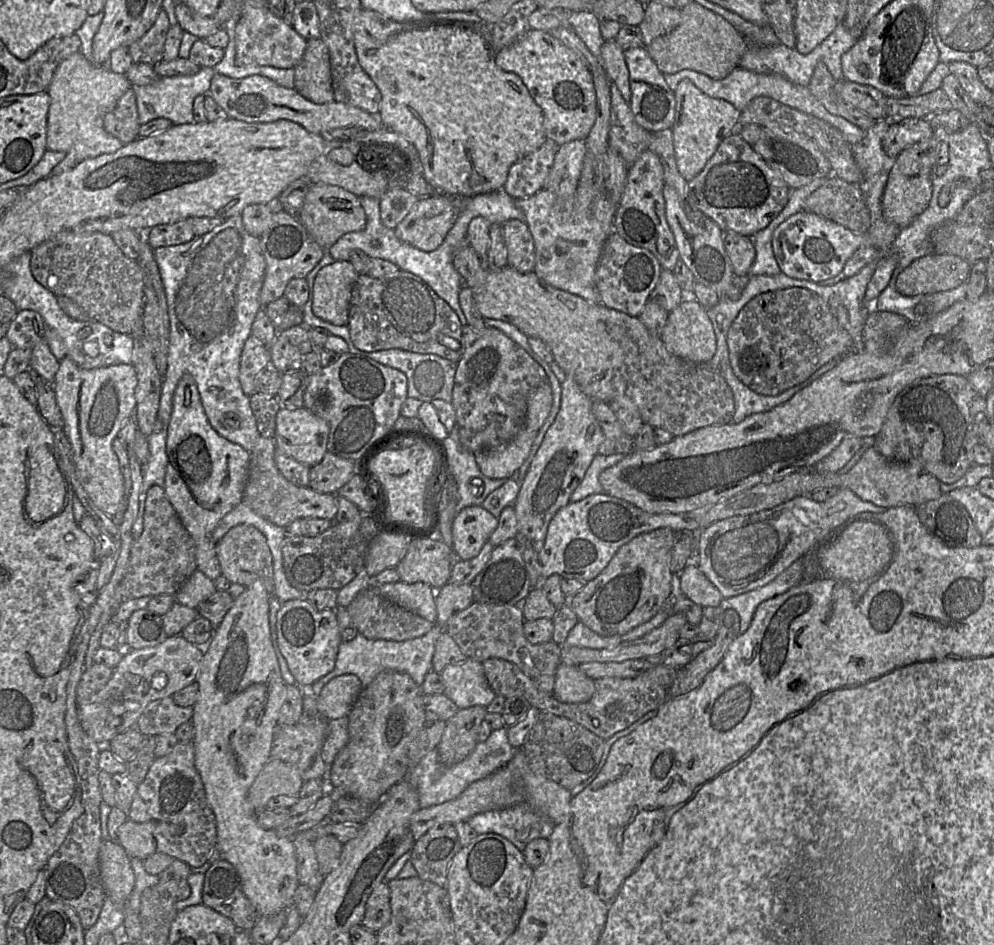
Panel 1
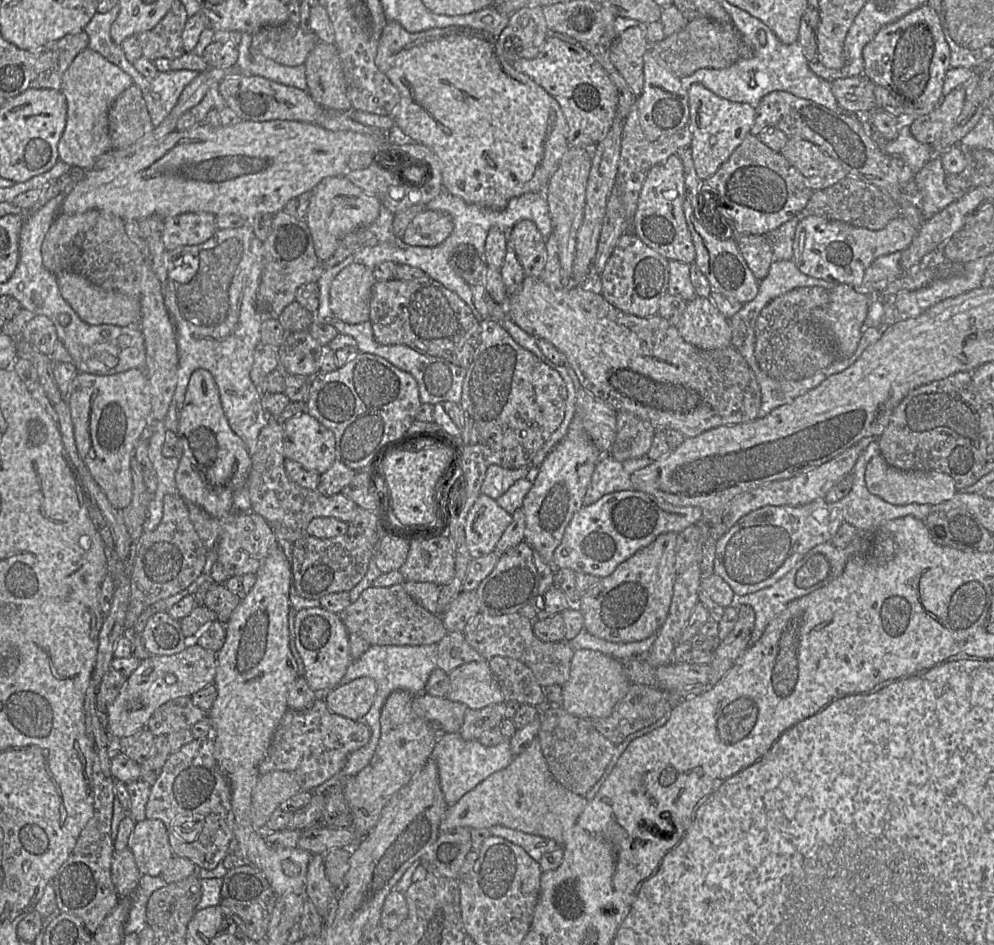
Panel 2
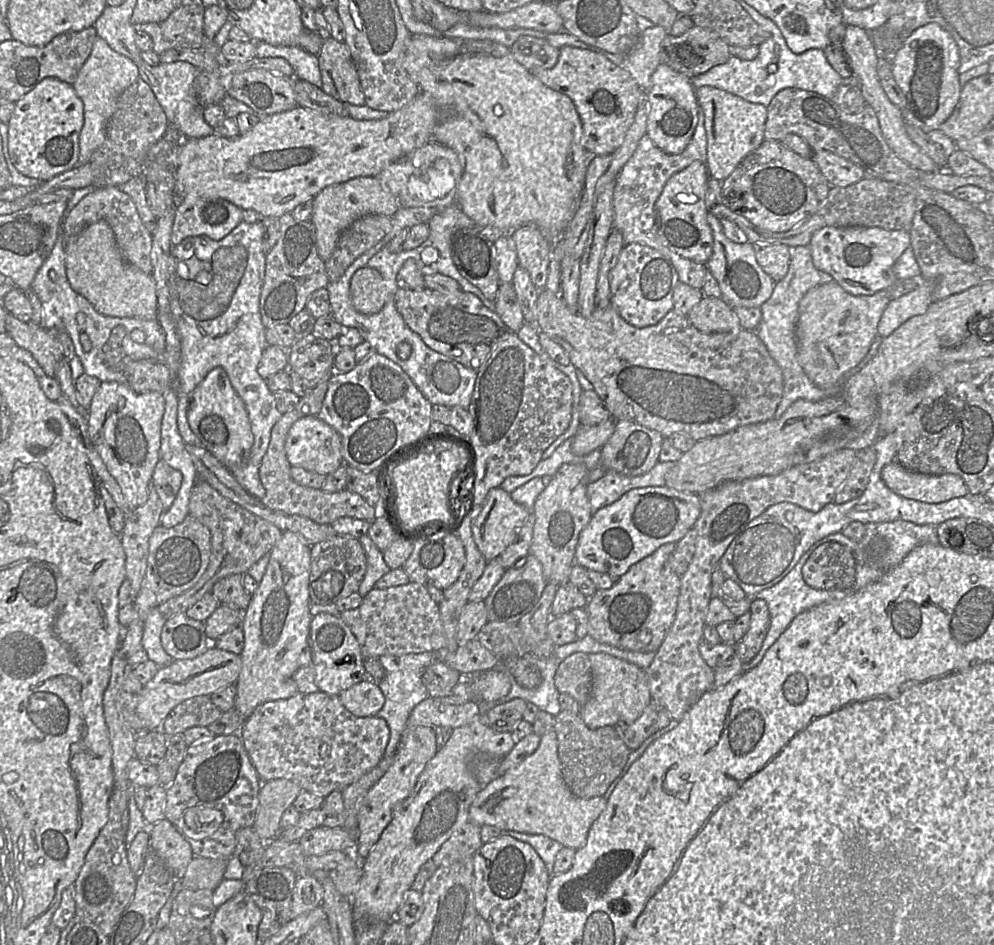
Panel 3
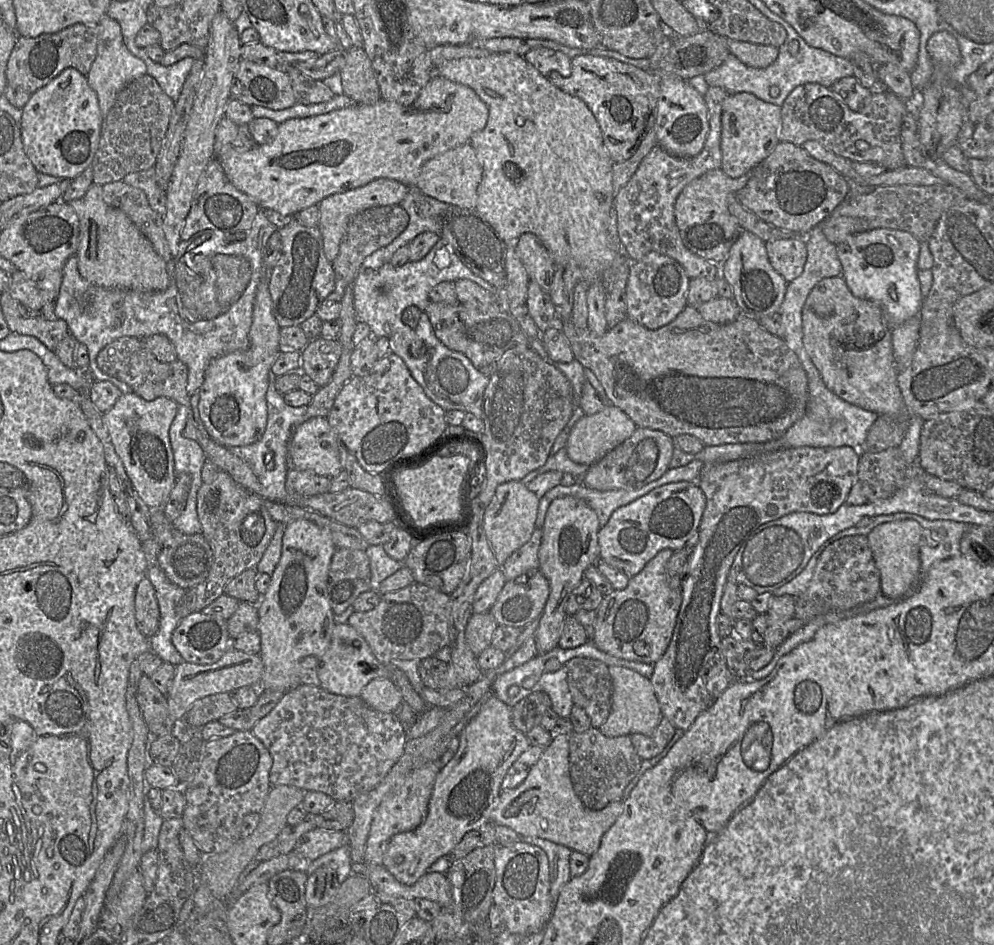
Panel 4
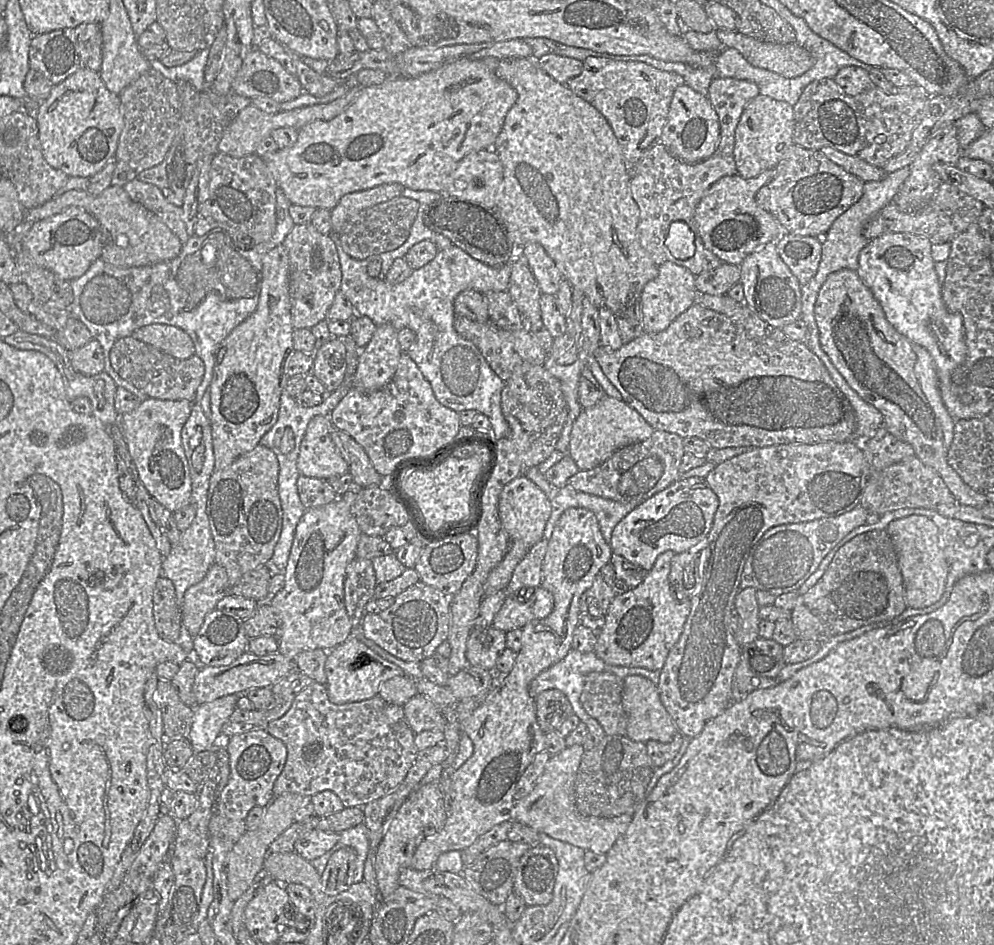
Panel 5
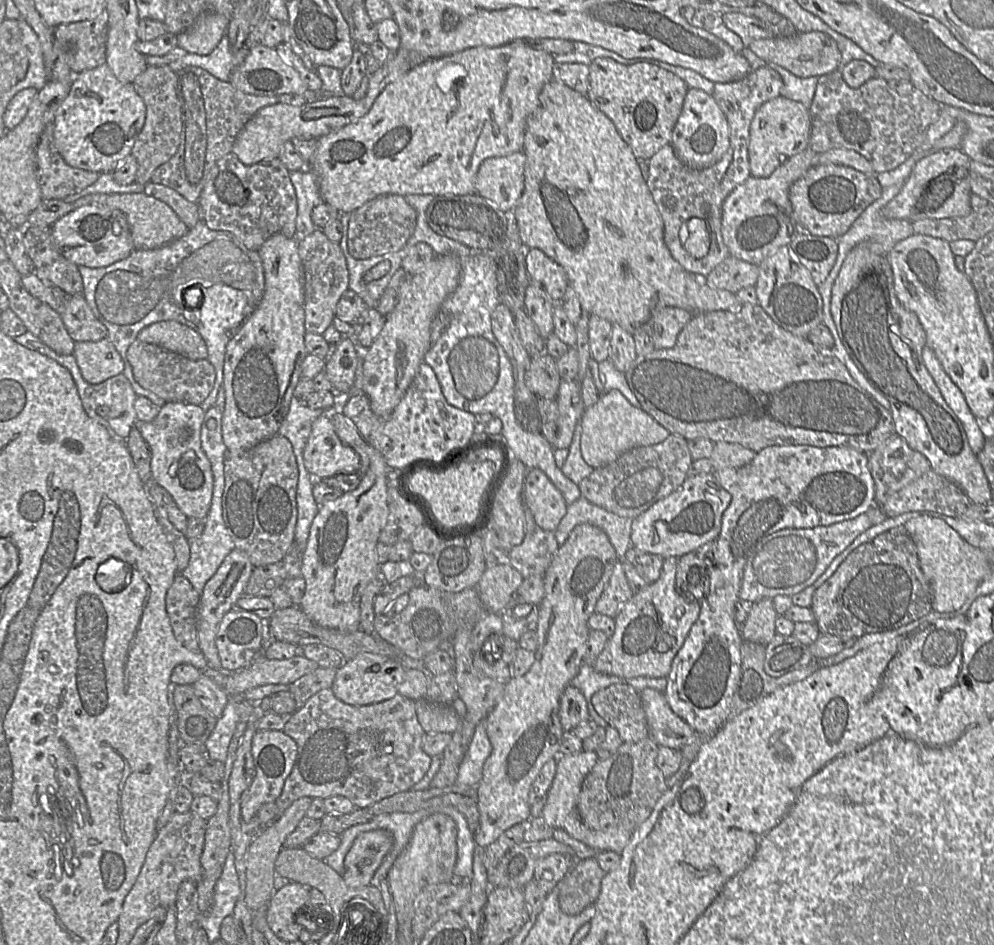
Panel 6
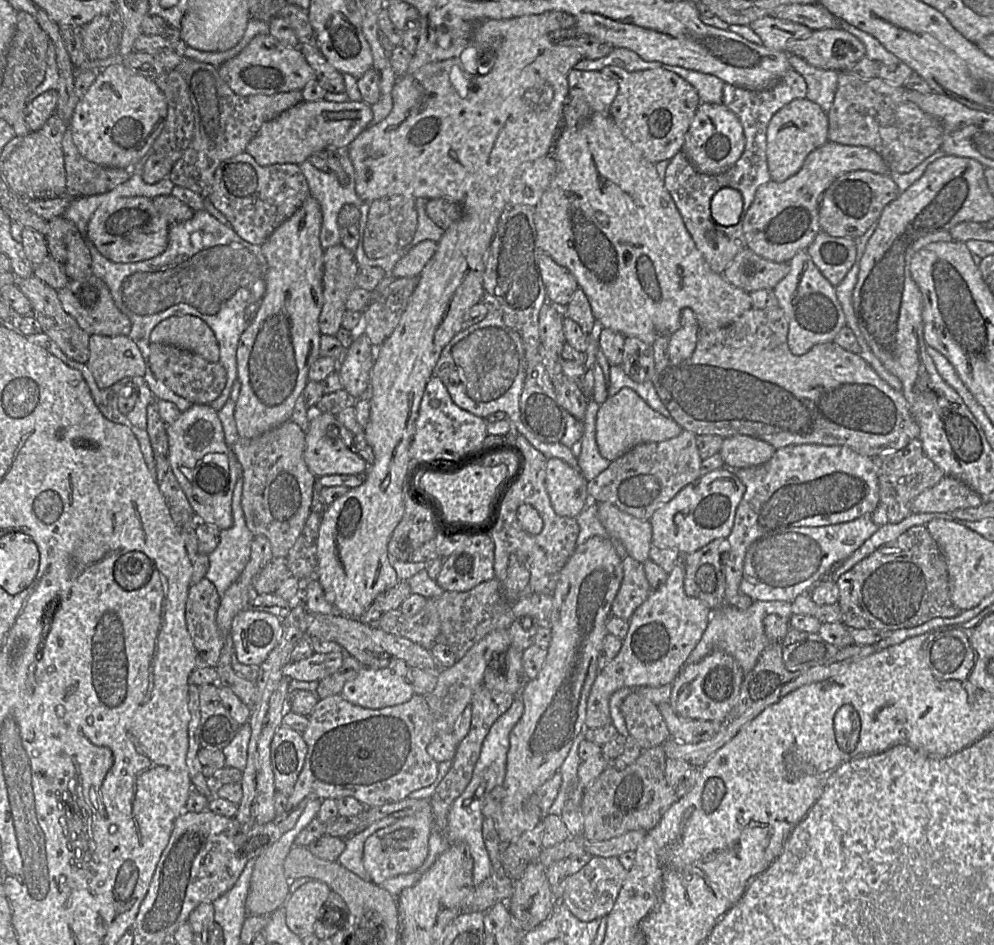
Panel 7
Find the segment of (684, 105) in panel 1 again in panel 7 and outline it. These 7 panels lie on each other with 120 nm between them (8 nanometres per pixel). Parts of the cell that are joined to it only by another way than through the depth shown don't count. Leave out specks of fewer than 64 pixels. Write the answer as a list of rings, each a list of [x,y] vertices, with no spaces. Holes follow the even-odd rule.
[[[806,98],[794,99],[772,116],[767,126],[766,141],[771,179],[783,182],[801,169],[806,157],[813,150],[828,142],[827,113],[817,103]]]

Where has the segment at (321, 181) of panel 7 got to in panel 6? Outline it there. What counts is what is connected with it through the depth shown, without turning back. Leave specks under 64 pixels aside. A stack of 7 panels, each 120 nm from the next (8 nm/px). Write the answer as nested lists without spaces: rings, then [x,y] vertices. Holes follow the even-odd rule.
[[[312,170],[290,171],[290,179],[298,205],[295,238],[303,238],[316,230],[311,219],[311,212],[323,202],[319,182]]]

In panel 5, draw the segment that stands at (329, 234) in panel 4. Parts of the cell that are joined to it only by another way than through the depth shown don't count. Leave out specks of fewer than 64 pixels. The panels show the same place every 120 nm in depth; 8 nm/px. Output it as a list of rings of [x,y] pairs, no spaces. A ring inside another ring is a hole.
[[[398,183],[382,184],[343,196],[338,204],[330,210],[332,234],[340,236],[343,226],[348,219],[364,209],[401,196],[404,188]]]

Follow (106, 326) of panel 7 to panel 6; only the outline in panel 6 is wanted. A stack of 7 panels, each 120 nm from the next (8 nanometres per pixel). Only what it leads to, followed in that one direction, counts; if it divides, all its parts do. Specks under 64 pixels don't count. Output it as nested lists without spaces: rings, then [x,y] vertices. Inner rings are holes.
[[[82,293],[68,297],[60,316],[74,342],[99,341],[107,336],[107,328],[94,316]]]

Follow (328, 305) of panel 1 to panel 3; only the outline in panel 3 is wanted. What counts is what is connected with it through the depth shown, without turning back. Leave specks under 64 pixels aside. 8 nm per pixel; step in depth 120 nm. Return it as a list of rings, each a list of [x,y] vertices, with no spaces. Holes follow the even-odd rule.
[[[368,266],[358,269],[350,281],[350,298],[359,313],[378,313],[388,301],[388,290],[379,271]]]

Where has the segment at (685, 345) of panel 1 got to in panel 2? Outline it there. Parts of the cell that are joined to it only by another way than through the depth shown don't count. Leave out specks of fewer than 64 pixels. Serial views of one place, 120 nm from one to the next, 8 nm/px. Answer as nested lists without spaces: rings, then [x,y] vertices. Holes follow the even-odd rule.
[[[695,296],[685,307],[676,325],[682,338],[703,350],[714,350],[731,344],[731,328],[709,297]]]

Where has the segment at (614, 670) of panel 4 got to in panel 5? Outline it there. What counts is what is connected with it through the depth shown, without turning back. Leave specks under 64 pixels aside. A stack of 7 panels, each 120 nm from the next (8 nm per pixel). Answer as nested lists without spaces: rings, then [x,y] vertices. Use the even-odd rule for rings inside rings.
[[[629,675],[623,679],[622,705],[627,718],[626,736],[640,742],[656,740],[670,742],[678,728],[663,706],[657,686],[640,675]]]

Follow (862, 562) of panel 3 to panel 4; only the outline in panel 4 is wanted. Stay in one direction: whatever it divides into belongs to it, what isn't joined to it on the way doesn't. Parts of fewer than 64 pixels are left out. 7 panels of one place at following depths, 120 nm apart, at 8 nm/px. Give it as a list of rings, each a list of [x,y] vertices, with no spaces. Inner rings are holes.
[[[898,512],[871,517],[866,527],[853,526],[838,532],[830,539],[833,539],[834,542],[845,536],[868,535],[880,524],[906,519],[917,521],[923,528],[923,535],[920,541],[922,574],[926,573],[937,561],[961,555],[961,538],[969,526],[972,525],[951,520],[928,520],[916,514]]]

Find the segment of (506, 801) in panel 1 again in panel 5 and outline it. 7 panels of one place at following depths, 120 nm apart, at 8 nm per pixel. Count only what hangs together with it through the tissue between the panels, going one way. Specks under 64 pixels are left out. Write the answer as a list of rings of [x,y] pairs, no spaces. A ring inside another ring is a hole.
[[[567,745],[562,751],[552,754],[544,772],[526,797],[516,800],[511,811],[513,822],[530,826],[539,833],[570,843],[599,854],[606,854],[616,840],[627,830],[632,814],[614,817],[582,815],[576,807],[576,774],[586,749],[582,745]]]

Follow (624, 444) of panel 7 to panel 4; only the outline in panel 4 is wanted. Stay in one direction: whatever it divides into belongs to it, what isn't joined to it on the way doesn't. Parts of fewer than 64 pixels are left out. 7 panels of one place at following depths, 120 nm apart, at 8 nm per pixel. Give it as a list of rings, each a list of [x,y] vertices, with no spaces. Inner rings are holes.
[[[614,405],[592,415],[585,414],[570,431],[566,443],[568,456],[576,463],[593,465],[609,451],[628,439],[636,428],[636,424],[629,416]]]

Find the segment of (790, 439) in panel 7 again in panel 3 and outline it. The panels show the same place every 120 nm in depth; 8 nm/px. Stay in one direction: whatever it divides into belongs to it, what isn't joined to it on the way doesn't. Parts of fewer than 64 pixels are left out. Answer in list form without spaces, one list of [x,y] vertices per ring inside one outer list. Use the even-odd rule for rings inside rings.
[[[540,289],[536,302],[535,327],[539,333],[545,333],[557,341],[568,354],[571,364],[579,369],[590,381],[593,390],[603,400],[611,416],[615,420],[628,420],[643,425],[669,437],[674,433],[684,433],[696,442],[714,436],[720,436],[739,427],[762,423],[776,417],[776,410],[783,394],[783,373],[779,365],[769,354],[765,344],[758,337],[755,330],[740,328],[736,332],[703,333],[695,328],[688,320],[687,315],[677,314],[675,311],[667,313],[657,324],[648,327],[636,327],[628,323],[612,307],[596,307],[590,316],[581,315],[577,309],[568,307],[560,295]]]

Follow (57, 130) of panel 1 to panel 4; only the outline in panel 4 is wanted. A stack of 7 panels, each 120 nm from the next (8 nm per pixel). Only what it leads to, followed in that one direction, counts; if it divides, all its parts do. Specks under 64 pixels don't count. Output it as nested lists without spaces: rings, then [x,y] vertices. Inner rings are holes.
[[[104,14],[99,21],[100,33],[97,42],[97,55],[86,75],[89,86],[96,92],[103,118],[111,110],[119,91],[133,80],[146,74],[145,63],[133,55],[123,42],[119,23]]]

